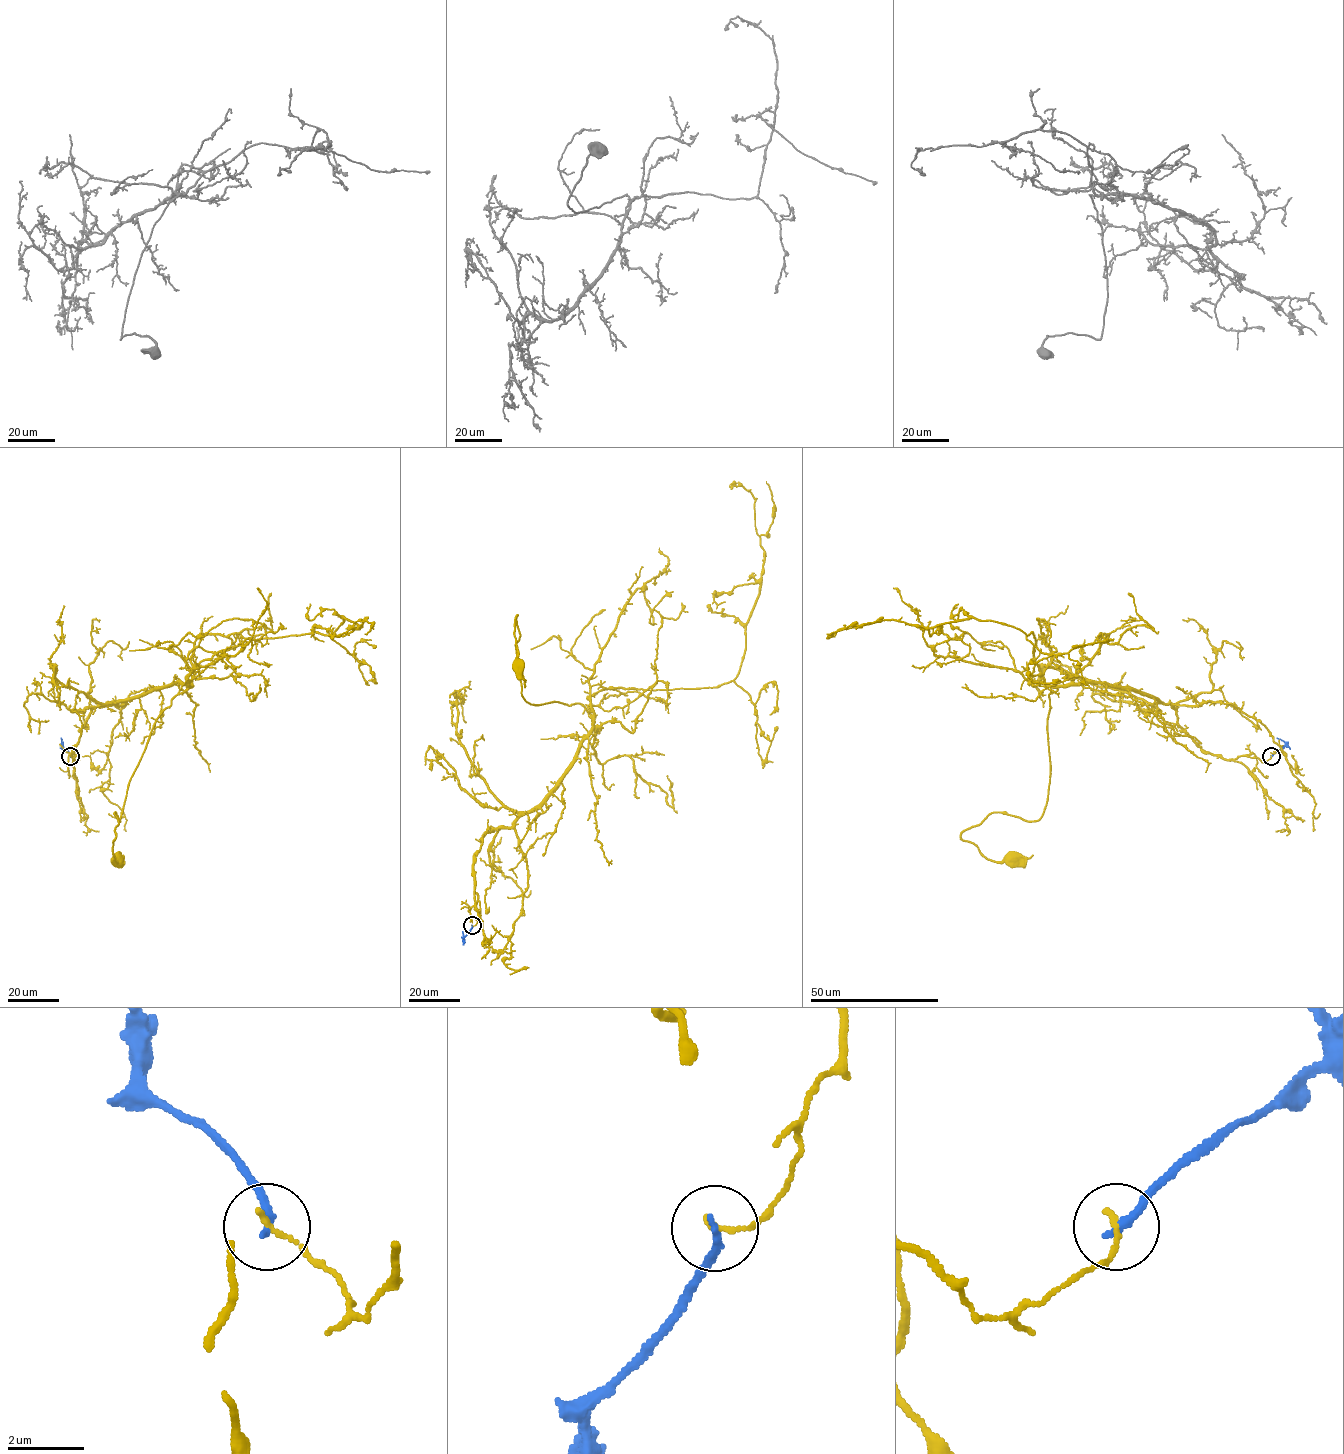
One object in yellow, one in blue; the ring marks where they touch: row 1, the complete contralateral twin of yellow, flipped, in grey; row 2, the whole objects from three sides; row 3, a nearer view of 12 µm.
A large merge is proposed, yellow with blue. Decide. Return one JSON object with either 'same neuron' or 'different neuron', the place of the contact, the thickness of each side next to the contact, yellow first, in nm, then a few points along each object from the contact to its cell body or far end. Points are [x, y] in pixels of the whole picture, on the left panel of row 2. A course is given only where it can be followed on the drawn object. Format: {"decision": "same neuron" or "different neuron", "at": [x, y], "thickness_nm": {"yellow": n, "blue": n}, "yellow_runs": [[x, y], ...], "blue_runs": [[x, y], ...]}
{"decision": "different neuron", "at": [70, 756], "thickness_nm": {"yellow": 150, "blue": 200}, "yellow_runs": [[70, 756], [79, 759], [72, 748], [94, 708], [191, 685], [156, 720], [119, 821], [114, 812], [116, 859]], "blue_runs": [[70, 756], [62, 747], [61, 737]]}

